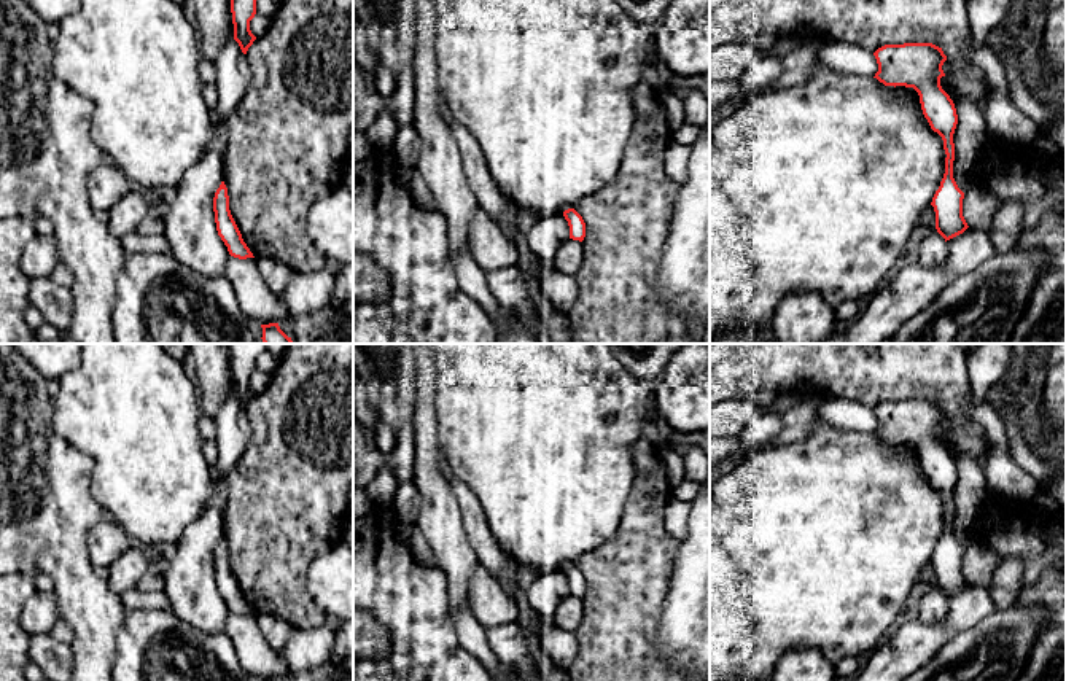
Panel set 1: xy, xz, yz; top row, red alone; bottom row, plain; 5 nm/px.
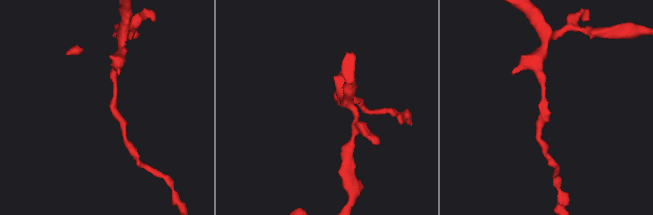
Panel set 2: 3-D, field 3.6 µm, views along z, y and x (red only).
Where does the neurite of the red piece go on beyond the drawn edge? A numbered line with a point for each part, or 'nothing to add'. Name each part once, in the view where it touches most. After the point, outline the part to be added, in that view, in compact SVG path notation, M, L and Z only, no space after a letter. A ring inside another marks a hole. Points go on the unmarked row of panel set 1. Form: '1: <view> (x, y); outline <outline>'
nothing to add

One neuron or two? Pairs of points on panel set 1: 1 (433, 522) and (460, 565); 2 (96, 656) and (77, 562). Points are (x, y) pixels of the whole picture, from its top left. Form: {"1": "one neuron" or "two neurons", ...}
{"1": "one neuron", "2": "one neuron"}

